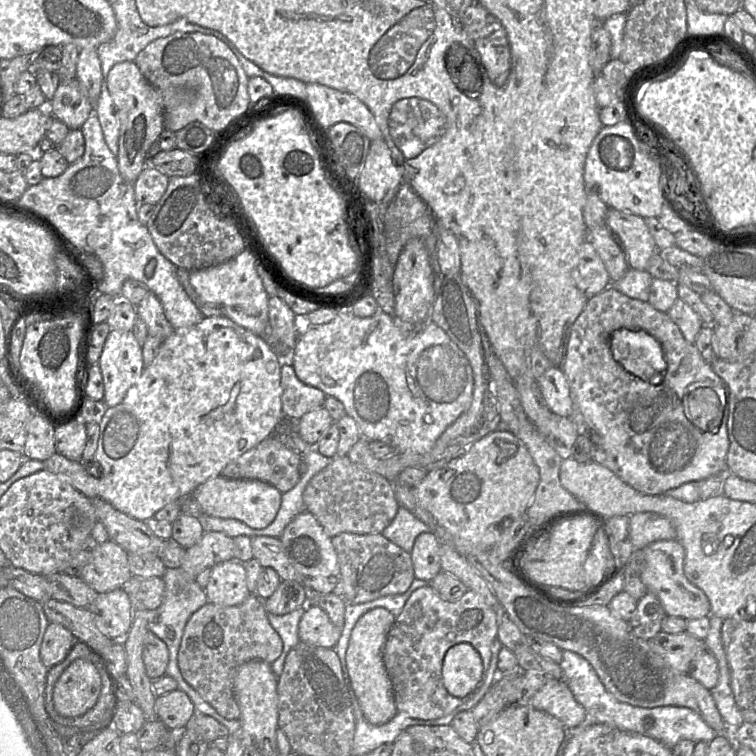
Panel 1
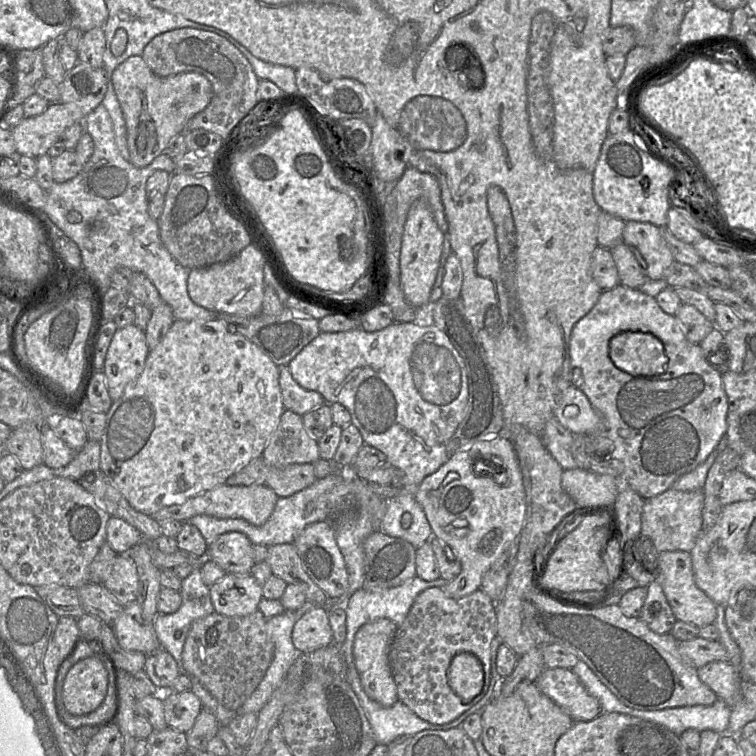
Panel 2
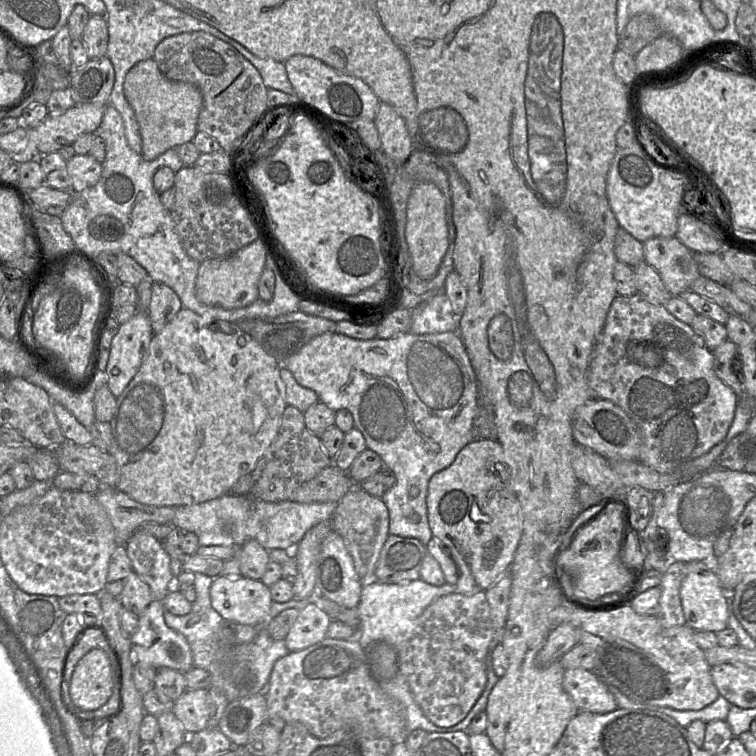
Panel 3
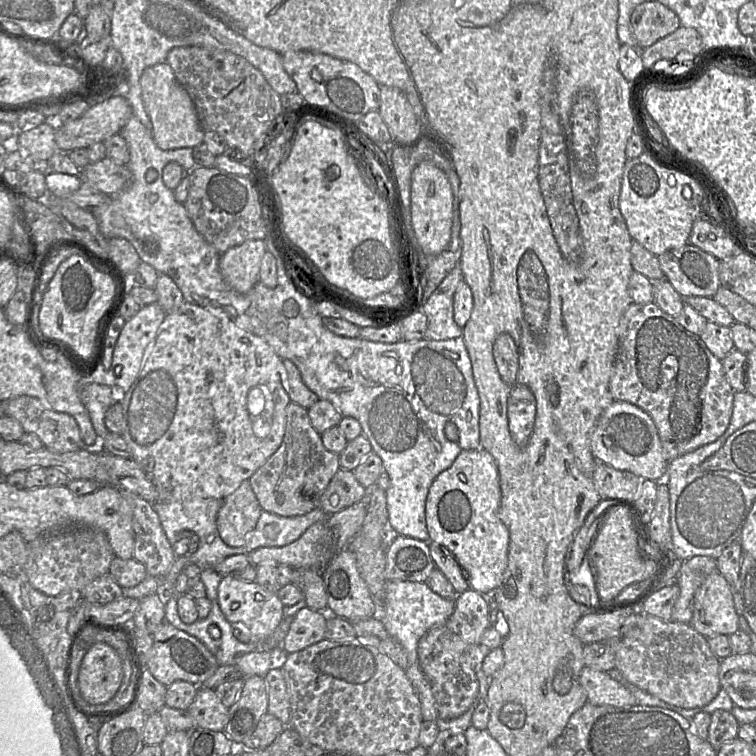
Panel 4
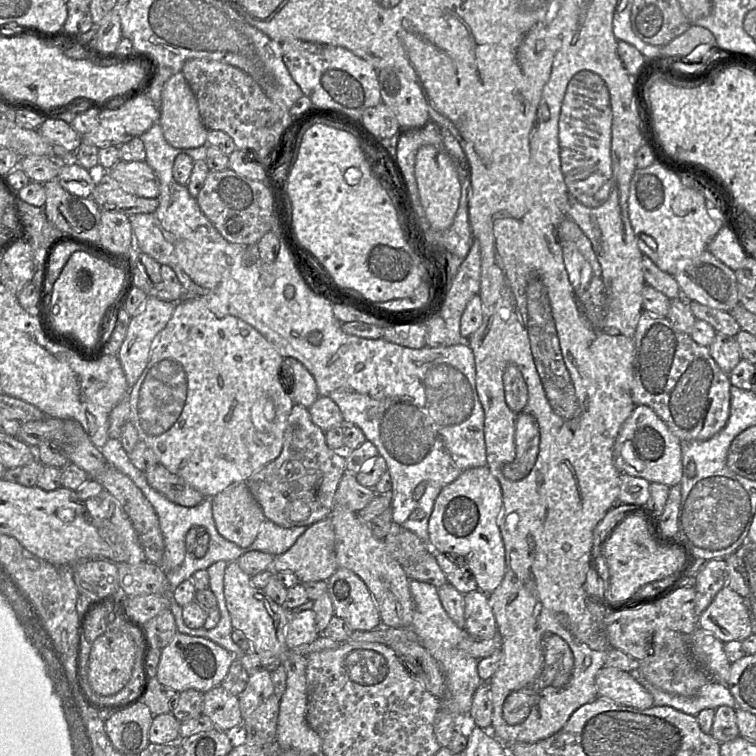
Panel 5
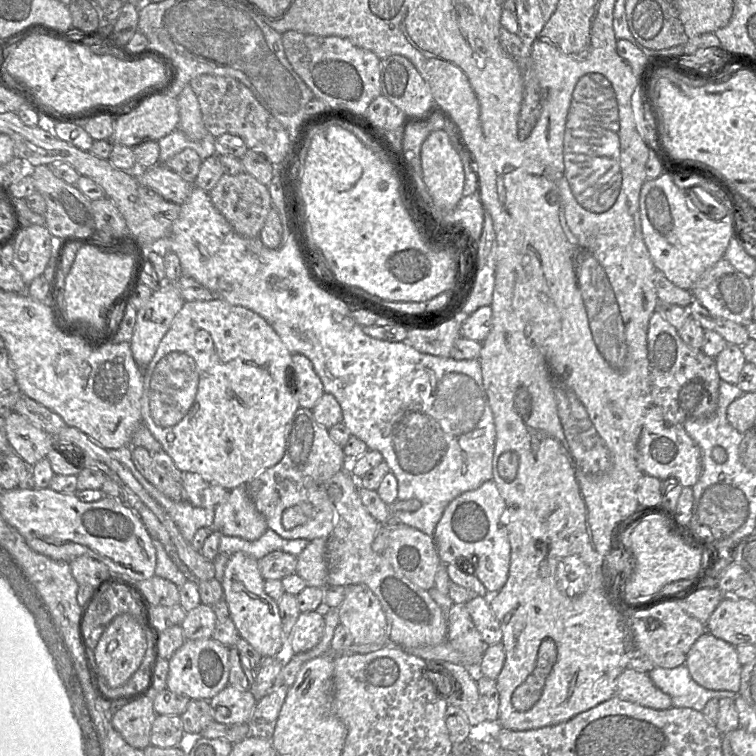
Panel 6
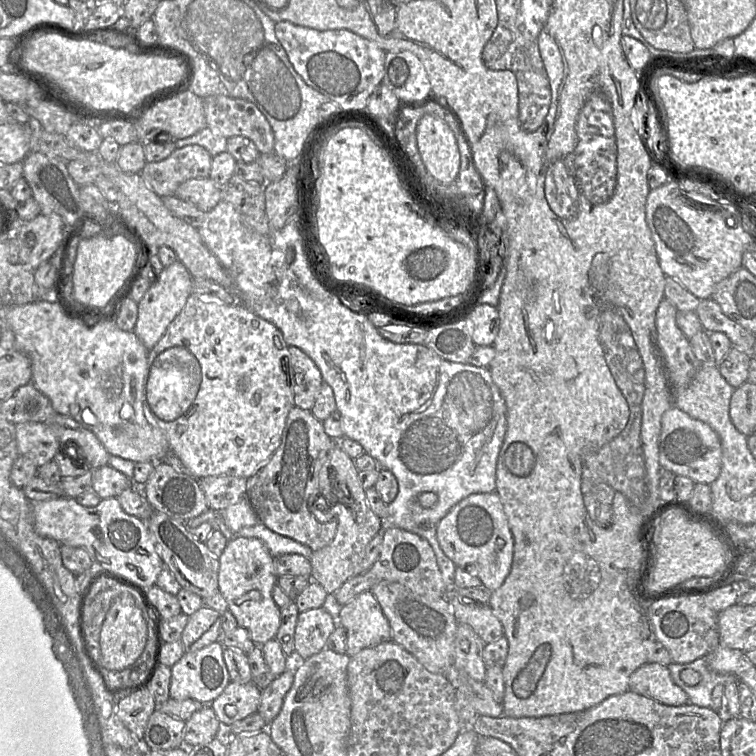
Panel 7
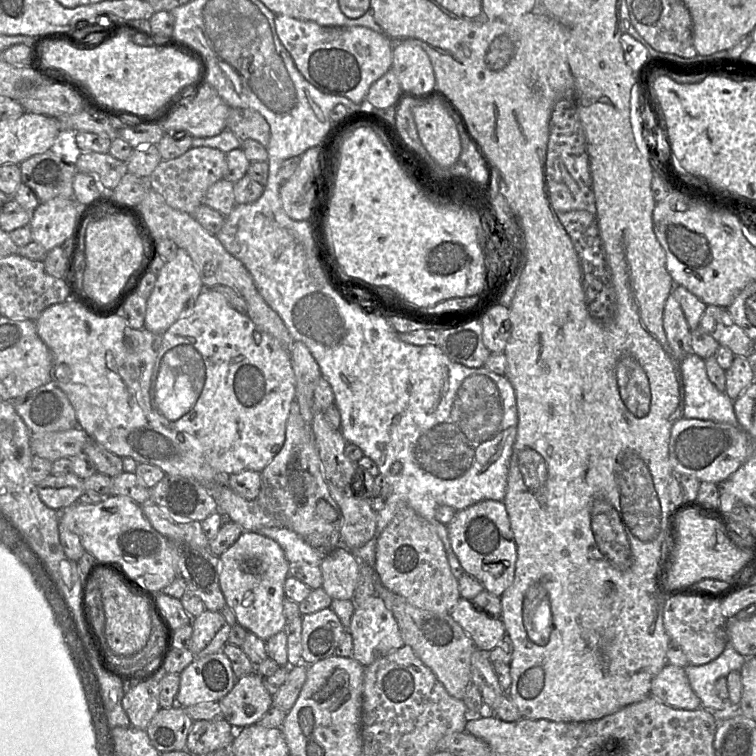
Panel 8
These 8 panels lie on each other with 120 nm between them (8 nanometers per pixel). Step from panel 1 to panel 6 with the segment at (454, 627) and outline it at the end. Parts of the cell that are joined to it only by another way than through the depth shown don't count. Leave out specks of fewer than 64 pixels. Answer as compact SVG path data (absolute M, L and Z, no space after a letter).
M476 595L465 606L487 646L502 642L503 634L499 621L493 614L488 602L482 596Z

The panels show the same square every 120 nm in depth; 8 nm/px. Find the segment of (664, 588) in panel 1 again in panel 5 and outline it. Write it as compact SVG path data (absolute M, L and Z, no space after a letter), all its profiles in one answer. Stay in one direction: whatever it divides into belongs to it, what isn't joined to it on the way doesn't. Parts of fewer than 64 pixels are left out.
M724 586L699 616L698 628L714 635L723 643L742 642L752 634L745 599L730 587Z

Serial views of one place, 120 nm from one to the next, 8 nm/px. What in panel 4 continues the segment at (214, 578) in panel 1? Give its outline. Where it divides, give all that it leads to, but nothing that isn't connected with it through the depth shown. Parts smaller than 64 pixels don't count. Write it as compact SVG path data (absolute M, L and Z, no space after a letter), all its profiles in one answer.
M230 574L223 576L218 586L218 604L231 623L246 627L253 638L270 635L284 617L284 605L273 593L256 582L247 582Z

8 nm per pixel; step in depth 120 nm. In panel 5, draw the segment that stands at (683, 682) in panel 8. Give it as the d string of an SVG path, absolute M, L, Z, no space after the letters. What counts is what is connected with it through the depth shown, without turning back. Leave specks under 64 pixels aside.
M603 667L595 679L598 698L638 709L654 706L652 695L641 685L635 674L614 667Z

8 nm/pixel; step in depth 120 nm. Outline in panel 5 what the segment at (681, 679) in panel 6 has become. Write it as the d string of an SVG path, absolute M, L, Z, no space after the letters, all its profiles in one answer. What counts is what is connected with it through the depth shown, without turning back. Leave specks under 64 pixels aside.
M635 674L641 685L652 695L654 706L669 706L686 714L696 716L704 709L716 710L720 706L729 706L737 711L738 705L725 684L710 682L703 686L695 697L683 697L667 693L649 683L641 674Z

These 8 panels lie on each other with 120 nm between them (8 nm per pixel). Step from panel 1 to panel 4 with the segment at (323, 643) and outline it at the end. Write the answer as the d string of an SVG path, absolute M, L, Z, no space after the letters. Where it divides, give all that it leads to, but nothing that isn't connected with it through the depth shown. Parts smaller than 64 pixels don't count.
M302 608L293 617L282 648L286 653L293 653L325 639L327 612Z

